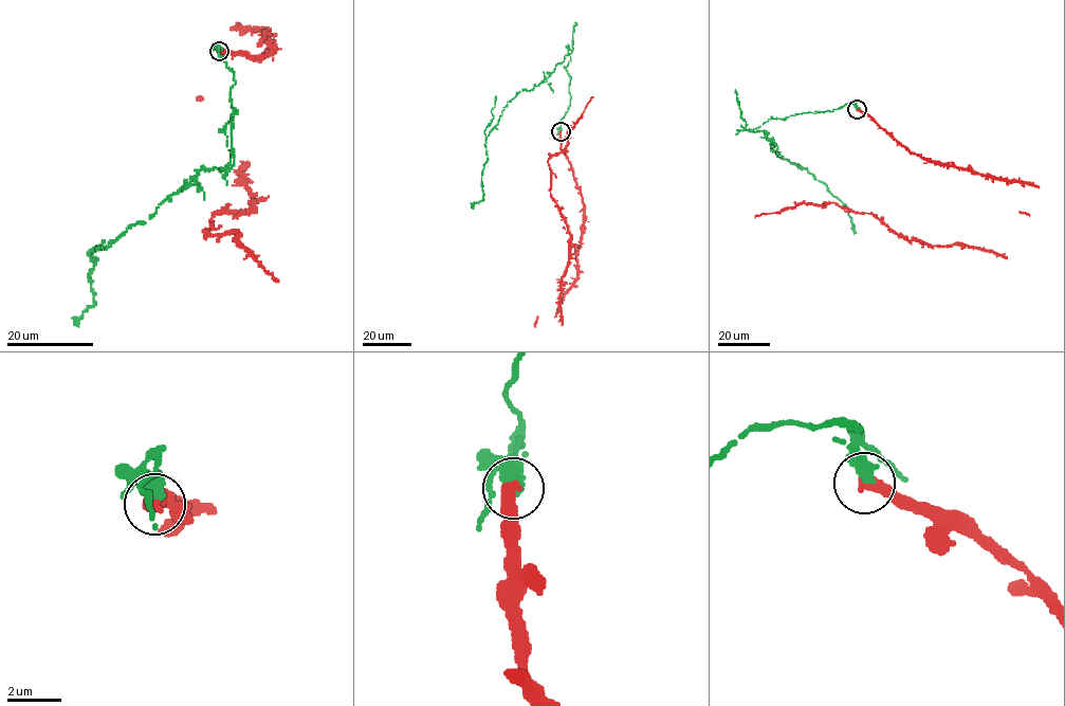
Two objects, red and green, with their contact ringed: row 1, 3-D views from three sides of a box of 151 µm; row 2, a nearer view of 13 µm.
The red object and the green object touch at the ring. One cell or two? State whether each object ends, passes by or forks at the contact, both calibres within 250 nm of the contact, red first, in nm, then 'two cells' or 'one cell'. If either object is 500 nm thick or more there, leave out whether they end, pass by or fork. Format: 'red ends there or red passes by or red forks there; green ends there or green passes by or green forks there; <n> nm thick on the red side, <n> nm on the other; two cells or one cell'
440 nm thick on the red side, 500 nm on the other; two cells

